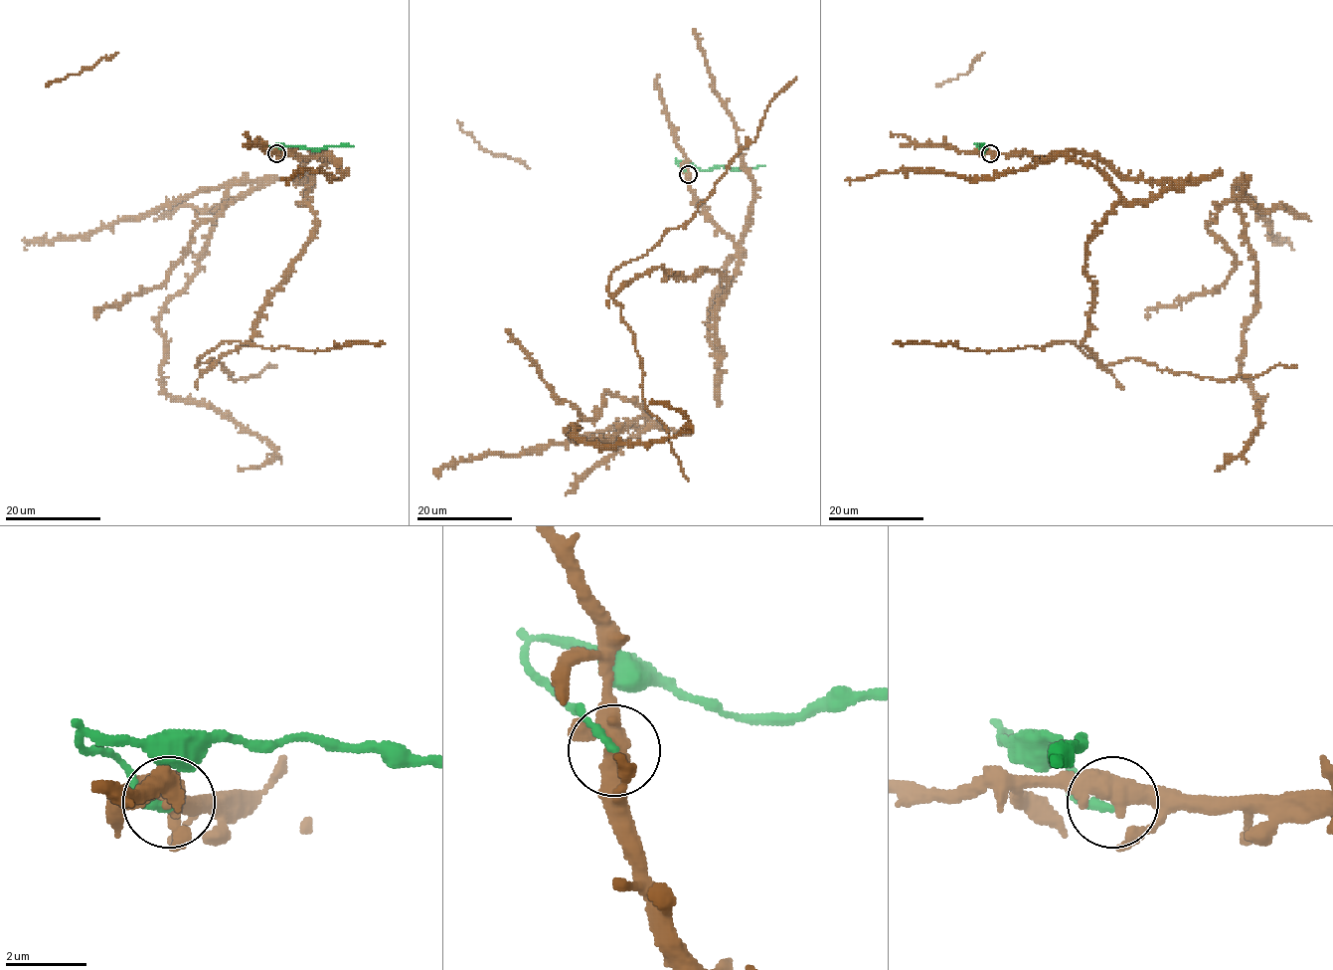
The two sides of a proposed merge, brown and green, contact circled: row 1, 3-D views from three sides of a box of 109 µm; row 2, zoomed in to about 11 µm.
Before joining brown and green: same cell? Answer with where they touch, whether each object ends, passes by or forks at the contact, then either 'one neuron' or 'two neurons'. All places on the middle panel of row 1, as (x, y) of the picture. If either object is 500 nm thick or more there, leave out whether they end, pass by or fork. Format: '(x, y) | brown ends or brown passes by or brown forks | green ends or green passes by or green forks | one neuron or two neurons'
(688, 174) | brown forks | green ends | two neurons

